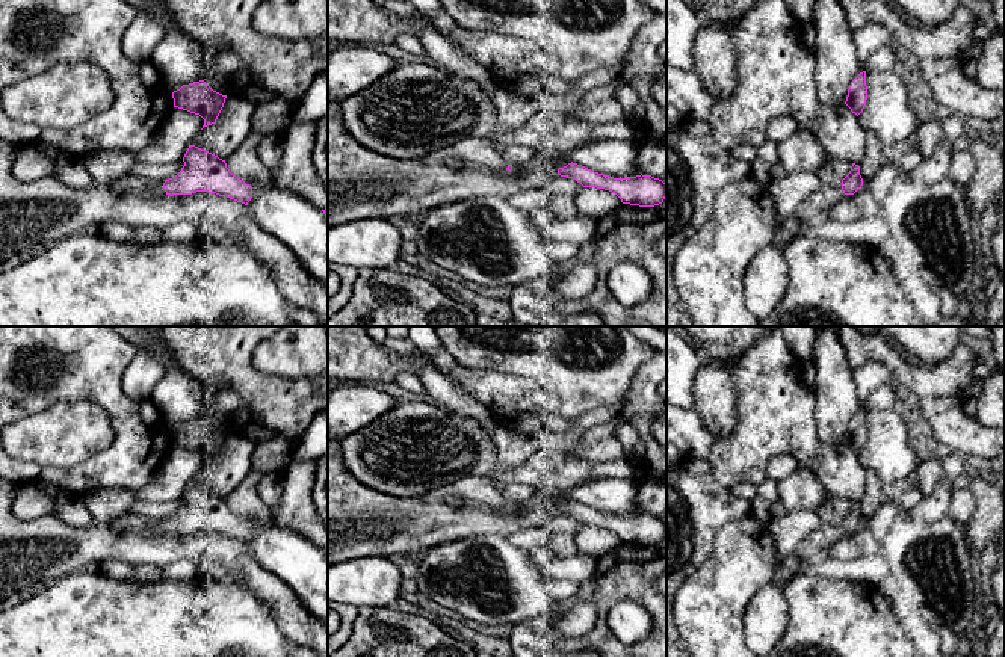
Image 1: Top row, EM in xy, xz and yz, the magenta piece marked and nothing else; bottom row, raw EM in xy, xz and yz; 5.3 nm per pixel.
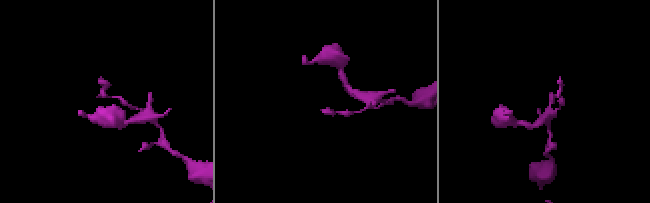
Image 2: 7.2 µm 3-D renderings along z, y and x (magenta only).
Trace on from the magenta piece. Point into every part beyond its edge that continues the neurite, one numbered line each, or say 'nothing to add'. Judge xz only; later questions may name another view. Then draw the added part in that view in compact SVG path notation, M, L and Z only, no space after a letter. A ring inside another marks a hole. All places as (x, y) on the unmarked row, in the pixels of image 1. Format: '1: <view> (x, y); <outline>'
1: xz (478, 490); M465 476L453 485L437 488L422 497L423 501L447 503L455 500L465 500L476 504L503 509L508 501L496 489L491 477Z

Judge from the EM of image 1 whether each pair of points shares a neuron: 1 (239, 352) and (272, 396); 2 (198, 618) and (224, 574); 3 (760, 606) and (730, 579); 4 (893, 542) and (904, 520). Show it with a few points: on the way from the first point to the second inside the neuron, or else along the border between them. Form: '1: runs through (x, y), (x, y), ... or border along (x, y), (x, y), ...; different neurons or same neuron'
1: runs through (239, 363), (262, 387); same neuron
2: border along (200, 573), (213, 579), (235, 582), (241, 586); different neurons
3: border along (773, 580), (751, 597), (744, 612), (742, 632); different neurons
4: runs through (899, 536), (904, 532), (904, 526); same neuron

